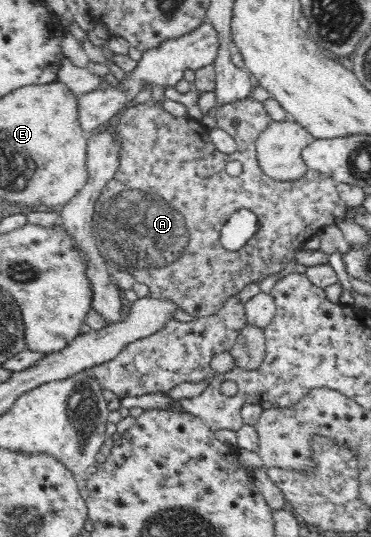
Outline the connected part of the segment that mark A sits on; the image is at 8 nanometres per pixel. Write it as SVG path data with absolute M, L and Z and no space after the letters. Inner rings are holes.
M252 96L218 106L211 122L195 120L189 116L173 117L152 102L129 106L118 123L118 135L123 142L120 165L95 202L94 220L91 223L95 243L109 268L130 272L135 281L147 285L149 297L171 300L177 309L189 313L194 319L205 320L214 316L229 298L246 285L259 285L265 278L281 273L313 235L319 235L323 228L336 225L342 220L349 207L340 198L336 186L338 182L331 176L312 171L298 180L284 183L265 175L261 170L257 160L256 141L273 122L264 103ZM210 123L216 124L233 137L237 142L235 153L225 155L217 150L209 136ZM232 161L238 161L242 165L238 176L230 176L225 171L227 164ZM240 209L253 212L257 216L259 228L239 251L229 251L220 242L222 227ZM229 255L233 257L231 271L235 271L233 275L221 275L221 267L227 267ZM196 265L219 265L215 267L219 271L219 285L213 285L213 281L209 281L207 267Z

